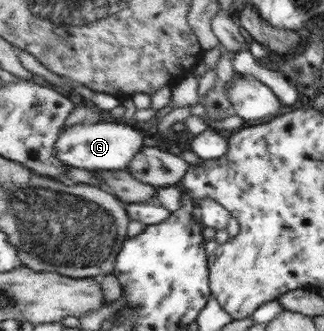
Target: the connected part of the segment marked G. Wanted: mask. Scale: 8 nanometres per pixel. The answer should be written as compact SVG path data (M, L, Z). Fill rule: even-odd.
M103 121L96 124L79 124L63 131L58 142L58 158L79 169L127 170L136 155L145 148L145 133L134 124Z

